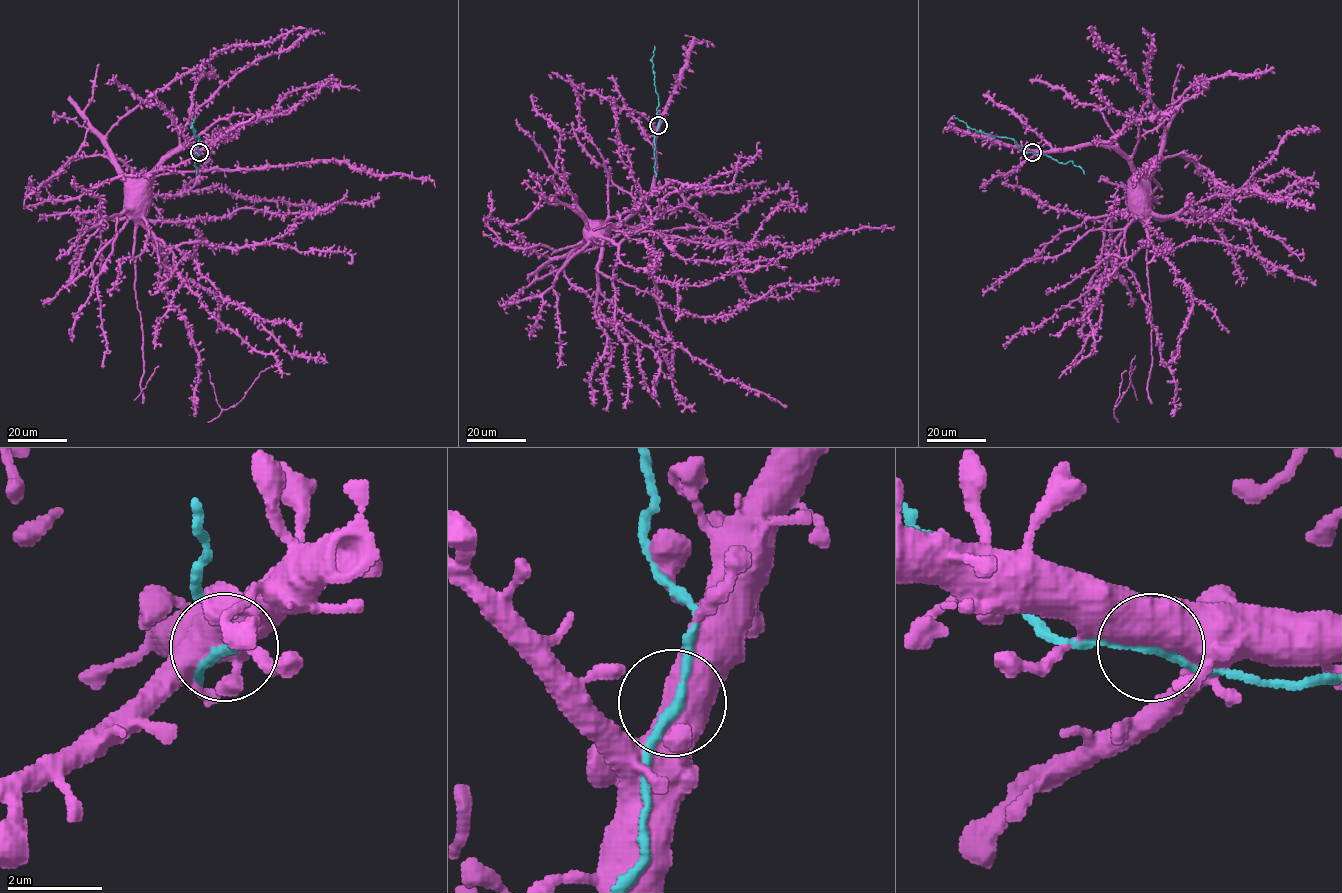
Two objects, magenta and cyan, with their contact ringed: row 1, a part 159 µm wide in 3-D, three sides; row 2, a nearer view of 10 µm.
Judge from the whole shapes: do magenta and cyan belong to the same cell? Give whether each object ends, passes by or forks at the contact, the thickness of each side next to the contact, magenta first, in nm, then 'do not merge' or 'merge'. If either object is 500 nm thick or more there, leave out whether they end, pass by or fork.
550 nm thick on the magenta side, 180 nm on the other; merge

